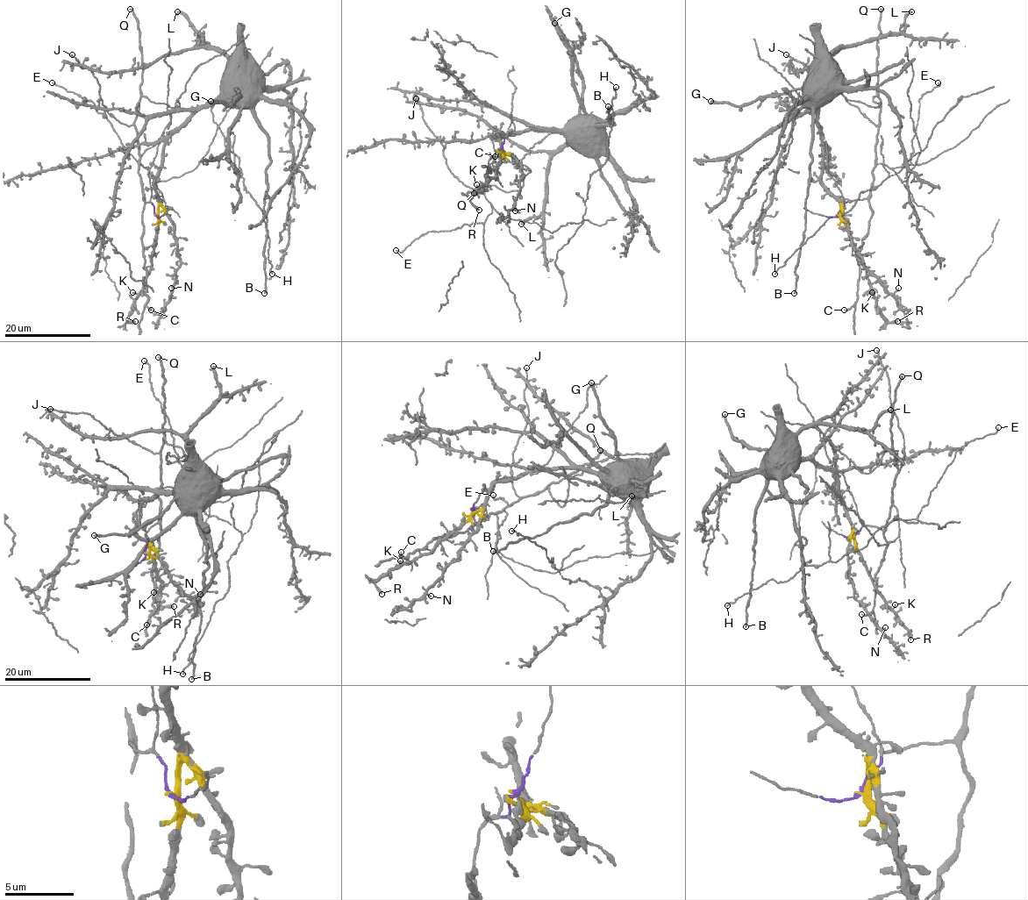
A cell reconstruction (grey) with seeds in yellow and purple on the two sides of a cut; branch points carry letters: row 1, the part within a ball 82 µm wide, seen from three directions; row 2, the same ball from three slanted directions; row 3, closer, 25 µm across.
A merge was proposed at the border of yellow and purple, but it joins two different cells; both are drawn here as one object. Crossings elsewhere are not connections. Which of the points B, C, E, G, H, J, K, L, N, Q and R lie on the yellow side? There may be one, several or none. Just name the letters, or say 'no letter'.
B, G, H, K, L, N, R

